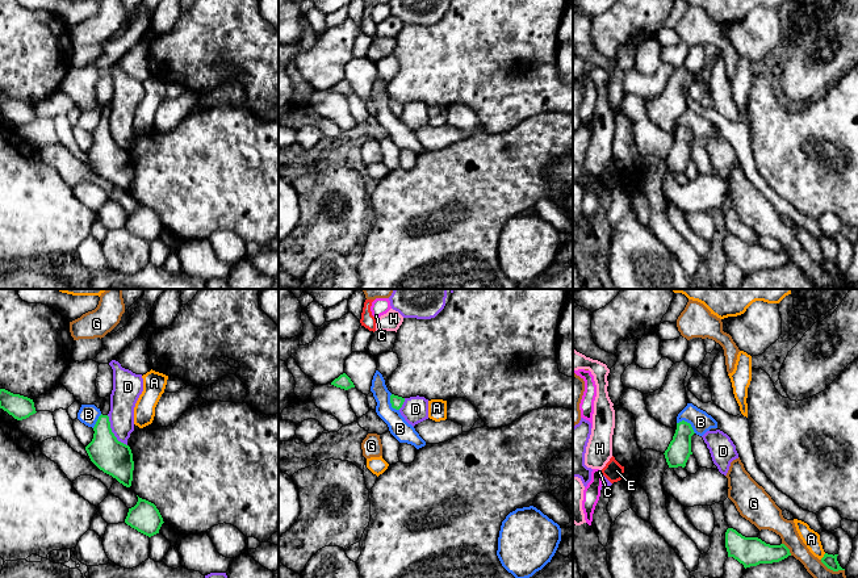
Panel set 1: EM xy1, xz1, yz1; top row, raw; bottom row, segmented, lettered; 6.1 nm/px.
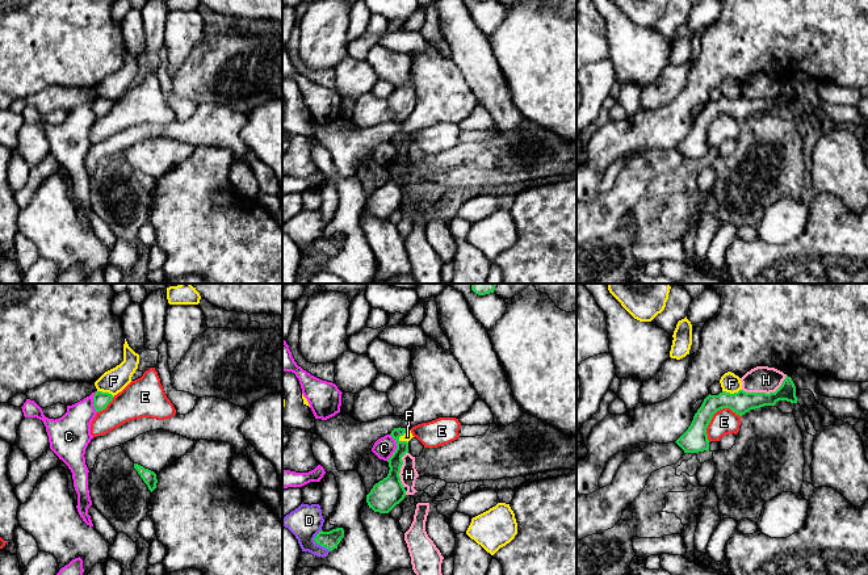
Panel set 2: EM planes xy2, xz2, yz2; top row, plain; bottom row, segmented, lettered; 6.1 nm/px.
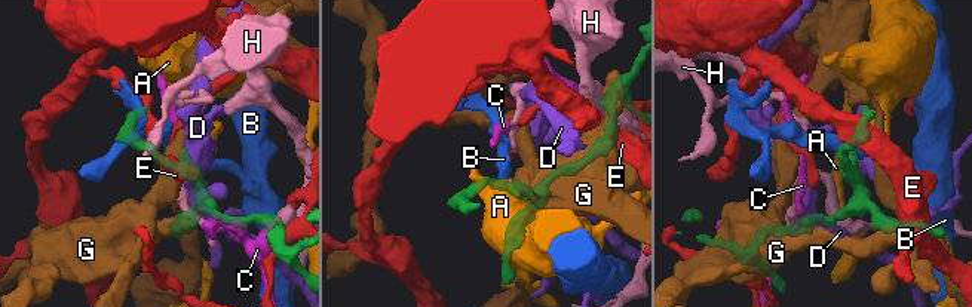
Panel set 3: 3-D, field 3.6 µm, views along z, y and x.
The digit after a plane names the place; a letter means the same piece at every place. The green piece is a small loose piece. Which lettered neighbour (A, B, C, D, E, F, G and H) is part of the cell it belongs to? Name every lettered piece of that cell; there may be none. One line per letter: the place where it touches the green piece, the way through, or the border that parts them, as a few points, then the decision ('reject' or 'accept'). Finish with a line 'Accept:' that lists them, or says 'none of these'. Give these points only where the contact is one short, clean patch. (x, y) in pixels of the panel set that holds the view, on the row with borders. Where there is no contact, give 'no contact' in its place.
A: meets green in yz1 at (824, 556); border along yz1 (825, 553), (820, 558); reject
B: meets green in yz1 at (686, 422); border along yz1 (677, 422), (686, 421), (695, 432); reject
C: meets green in xz2 at (397, 448); border along xz2 (390, 435), (395, 443), (395, 450), (386, 460); reject
D: meets green in xy1 at (112, 432); reject
E: meets green in yz2 at (713, 414); border along yz2 (739, 415), (729, 408), (720, 408), (707, 428), (708, 441); reject
F: meets green in yz2 at (732, 394); border along yz2 (741, 389), (733, 393), (722, 391); reject
G: meets green in yz1 at (789, 549); border along yz1 (782, 543), (791, 555); reject
H: meets green in yz2 at (764, 393); border along yz2 (787, 376), (774, 391), (746, 393), (742, 390); reject
Accept: none of these

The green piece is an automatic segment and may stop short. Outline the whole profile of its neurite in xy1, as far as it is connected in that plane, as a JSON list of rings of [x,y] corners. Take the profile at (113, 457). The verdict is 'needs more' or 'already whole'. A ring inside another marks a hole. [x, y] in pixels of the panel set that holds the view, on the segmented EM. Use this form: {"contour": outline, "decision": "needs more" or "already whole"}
{"contour": [[[110,395],[105,397],[101,415],[93,427],[93,439],[85,447],[91,461],[126,487],[131,486],[134,461],[129,445],[117,440],[110,428]]], "decision": "needs more"}

